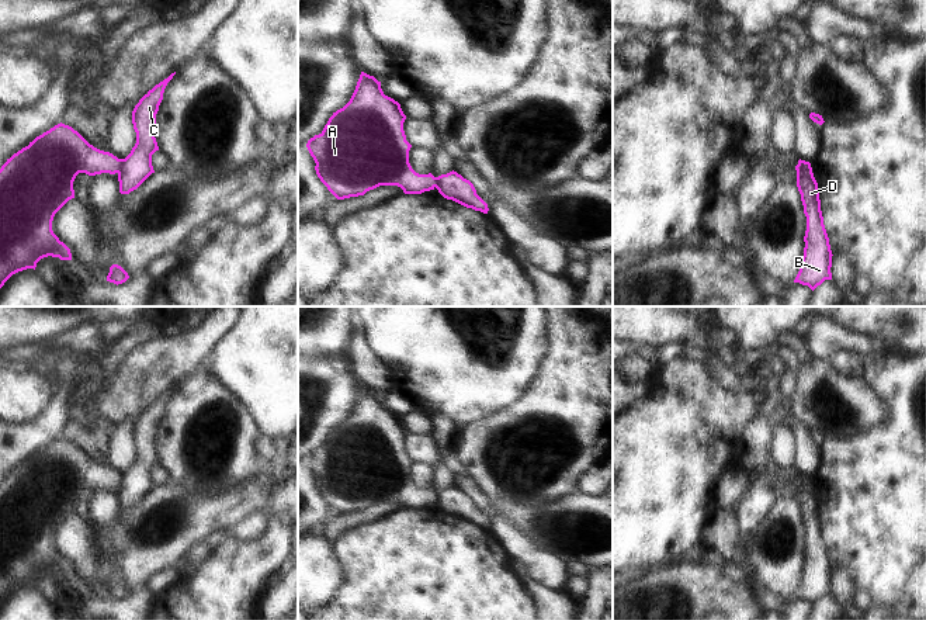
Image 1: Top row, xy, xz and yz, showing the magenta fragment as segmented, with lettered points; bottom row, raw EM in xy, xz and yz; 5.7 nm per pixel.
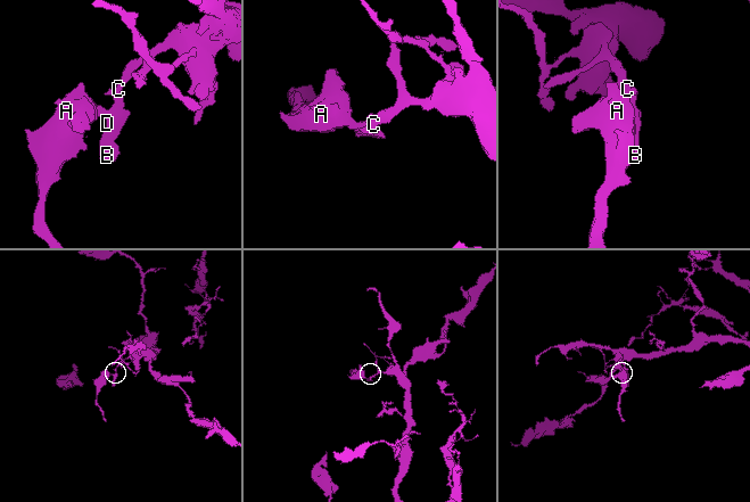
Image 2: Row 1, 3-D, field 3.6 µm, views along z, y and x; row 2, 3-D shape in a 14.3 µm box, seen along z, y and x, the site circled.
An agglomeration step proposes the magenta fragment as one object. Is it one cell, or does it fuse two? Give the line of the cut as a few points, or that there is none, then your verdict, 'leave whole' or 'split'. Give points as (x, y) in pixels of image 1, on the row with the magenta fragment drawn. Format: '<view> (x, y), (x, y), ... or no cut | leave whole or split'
xy (121, 159), (121, 165), (115, 172) | split

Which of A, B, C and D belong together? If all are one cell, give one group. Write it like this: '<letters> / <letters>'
A / B C D

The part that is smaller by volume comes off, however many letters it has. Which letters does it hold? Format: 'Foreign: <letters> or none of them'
Foreign: A

